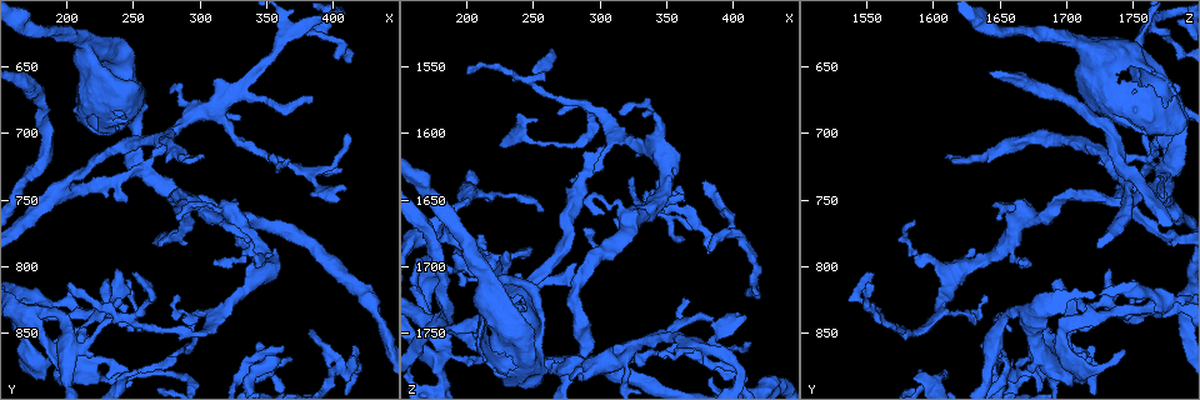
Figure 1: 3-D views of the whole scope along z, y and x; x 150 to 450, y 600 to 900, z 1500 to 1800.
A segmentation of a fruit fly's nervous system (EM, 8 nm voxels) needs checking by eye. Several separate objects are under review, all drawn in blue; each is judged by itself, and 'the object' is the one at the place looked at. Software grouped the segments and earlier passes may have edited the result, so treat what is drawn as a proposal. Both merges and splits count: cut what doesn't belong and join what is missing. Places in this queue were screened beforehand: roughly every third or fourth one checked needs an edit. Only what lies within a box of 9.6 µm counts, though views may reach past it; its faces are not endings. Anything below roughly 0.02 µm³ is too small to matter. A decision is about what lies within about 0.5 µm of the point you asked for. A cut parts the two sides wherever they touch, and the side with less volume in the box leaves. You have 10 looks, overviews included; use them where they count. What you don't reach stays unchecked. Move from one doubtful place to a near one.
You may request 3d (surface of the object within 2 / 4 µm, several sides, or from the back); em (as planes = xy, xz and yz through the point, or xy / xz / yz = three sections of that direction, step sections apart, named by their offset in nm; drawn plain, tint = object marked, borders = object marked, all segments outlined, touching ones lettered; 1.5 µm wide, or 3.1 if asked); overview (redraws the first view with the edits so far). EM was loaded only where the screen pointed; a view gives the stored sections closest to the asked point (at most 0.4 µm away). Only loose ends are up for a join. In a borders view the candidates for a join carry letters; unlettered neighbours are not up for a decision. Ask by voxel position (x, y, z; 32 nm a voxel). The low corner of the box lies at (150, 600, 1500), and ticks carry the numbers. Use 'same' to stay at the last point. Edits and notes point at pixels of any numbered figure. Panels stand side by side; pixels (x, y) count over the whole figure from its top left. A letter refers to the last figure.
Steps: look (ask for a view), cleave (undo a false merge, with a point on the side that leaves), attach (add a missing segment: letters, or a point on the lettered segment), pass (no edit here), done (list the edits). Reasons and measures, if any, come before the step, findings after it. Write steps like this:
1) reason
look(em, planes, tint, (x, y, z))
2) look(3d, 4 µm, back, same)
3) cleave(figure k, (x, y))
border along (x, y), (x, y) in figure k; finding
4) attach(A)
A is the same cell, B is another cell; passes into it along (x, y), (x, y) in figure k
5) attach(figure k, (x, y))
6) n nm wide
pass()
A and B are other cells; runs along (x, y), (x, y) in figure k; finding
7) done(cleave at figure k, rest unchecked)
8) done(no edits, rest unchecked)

end of a long branch
look(em, xy, step 8, tint, (304, 718, 1612))

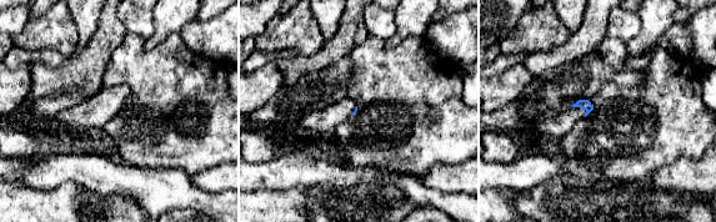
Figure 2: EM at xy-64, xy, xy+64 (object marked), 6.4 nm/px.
cut it another way
look(em, planes, borders, same)

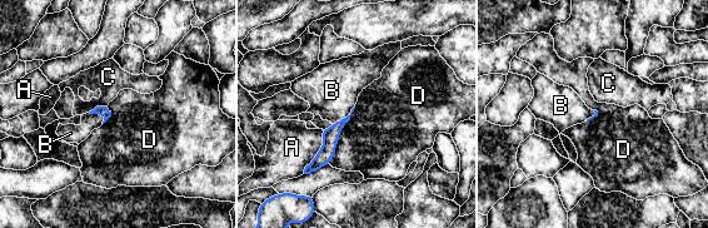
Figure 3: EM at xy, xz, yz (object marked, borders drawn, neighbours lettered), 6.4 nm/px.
attach(B)
B is the same cell, A, C and D are other cells; passes into it along (330, 135), (344, 118), (332, 90) in figure 3; it goes on there

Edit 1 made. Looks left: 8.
free end
look(3d, 4 µm, (250, 848, 1712))

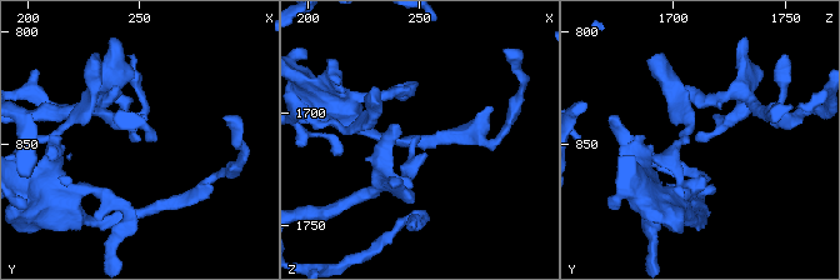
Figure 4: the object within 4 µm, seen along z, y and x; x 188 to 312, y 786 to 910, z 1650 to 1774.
look(em, planes, borders, (249, 848, 1711))

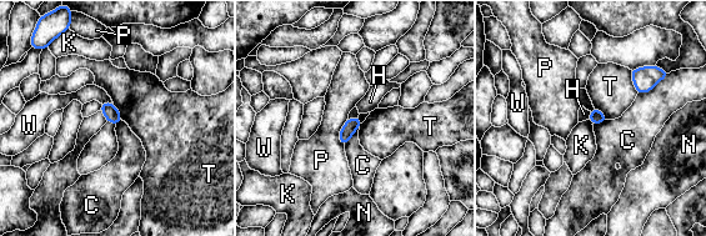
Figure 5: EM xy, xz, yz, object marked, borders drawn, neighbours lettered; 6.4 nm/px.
pass()
C, H, K, N, P, T and W are other cells; border along (106, 121), (115, 125) in figure 5; no lettered segment goes on from it

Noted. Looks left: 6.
look(em, planes, borders, (246, 884, 1604))

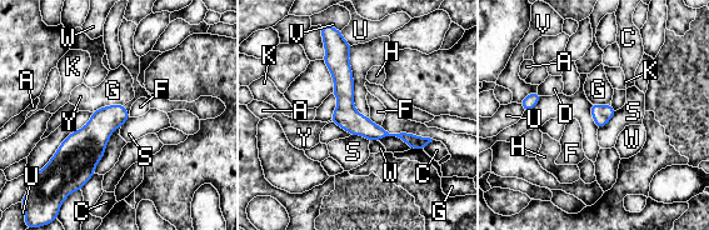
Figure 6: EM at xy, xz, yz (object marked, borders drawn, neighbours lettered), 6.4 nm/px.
120 nm wide
pass()
A, C, D, F, G, H, K, S, U, V, W and Y are other cells; runs along (344, 45), (345, 108), (420, 146) in figure 6; one neuron here

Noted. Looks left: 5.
an open end
look(em, planes, borders, (252, 806, 1554))

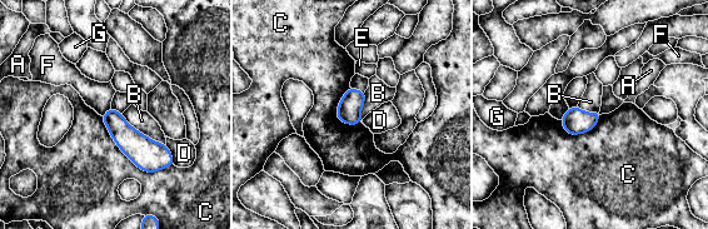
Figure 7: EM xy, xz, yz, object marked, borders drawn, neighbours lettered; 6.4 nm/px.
140 nm wide
pass()
A, B, C, D, E, F and G are other cells; no lettered segment goes on from it

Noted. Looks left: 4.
done(attach at figure 3, rest unchecked)

